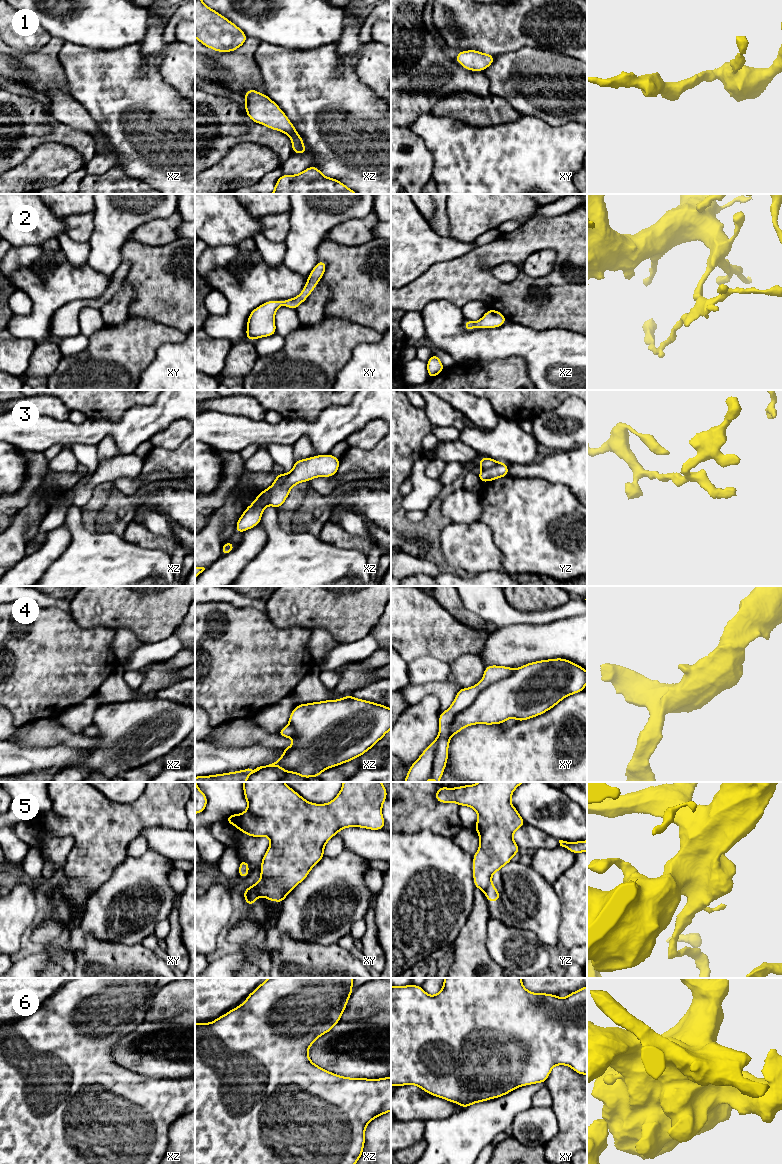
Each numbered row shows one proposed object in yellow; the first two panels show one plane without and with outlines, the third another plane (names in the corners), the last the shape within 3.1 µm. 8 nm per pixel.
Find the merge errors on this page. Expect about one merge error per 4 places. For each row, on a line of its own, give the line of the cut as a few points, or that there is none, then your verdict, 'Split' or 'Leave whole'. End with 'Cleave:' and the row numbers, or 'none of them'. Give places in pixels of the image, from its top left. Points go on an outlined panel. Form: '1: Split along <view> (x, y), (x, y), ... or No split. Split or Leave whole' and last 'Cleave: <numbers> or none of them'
1: No split. Leave whole
2: No split. Leave whole
3: Split along yz (499, 462), (482, 469). Split
4: No split. Leave whole
5: Split along xy (261, 877), (273, 879), (289, 891). Split
6: No split. Leave whole
Cleave: 3, 5

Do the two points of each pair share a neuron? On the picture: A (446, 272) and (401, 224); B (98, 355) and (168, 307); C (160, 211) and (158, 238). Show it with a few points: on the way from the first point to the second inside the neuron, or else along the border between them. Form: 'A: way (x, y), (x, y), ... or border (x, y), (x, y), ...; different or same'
A: border (460, 255), (436, 262), (418, 276); different
B: border (130, 316), (151, 318), (173, 327); different
C: border (177, 211), (167, 217), (155, 218), (137, 227); different

